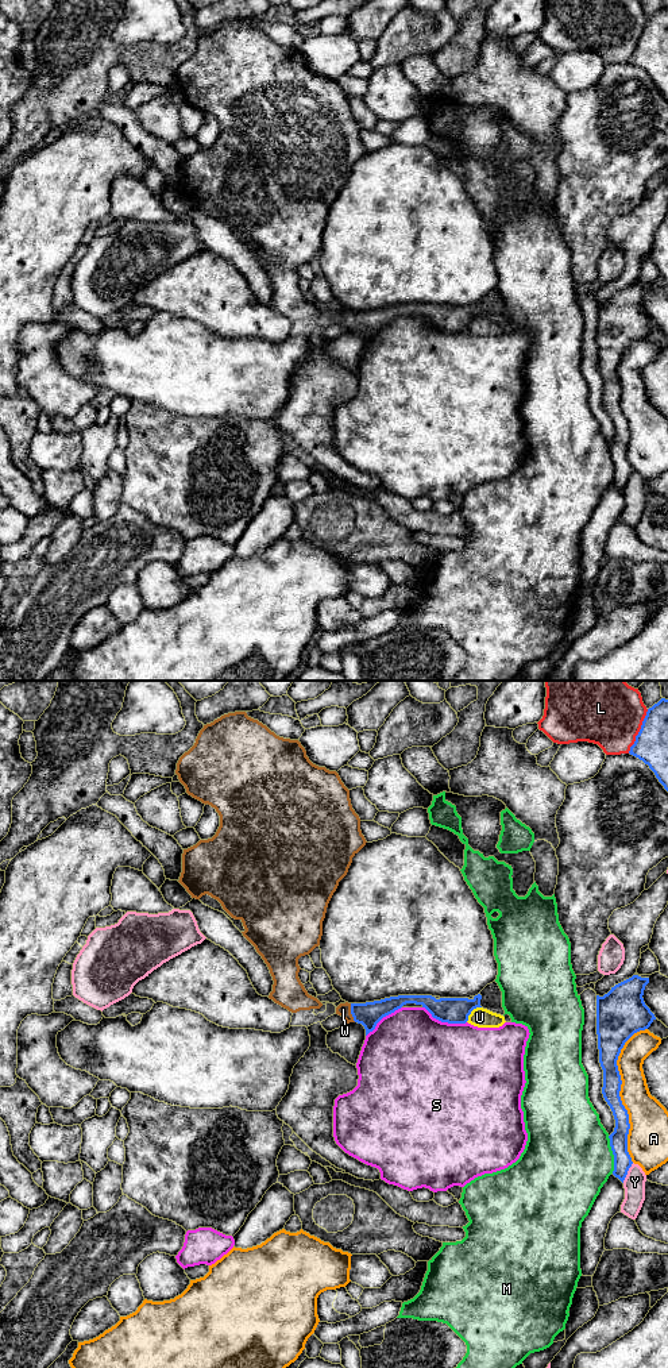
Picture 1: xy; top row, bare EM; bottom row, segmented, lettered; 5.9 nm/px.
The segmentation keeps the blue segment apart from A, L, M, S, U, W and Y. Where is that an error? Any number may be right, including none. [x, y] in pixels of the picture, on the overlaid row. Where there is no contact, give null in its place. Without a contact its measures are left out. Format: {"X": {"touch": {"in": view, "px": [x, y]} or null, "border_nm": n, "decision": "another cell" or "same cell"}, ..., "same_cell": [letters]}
{"A": {"touch": {"in": "xy", "px": [620, 1090]}, "border_nm": 800, "decision": "another cell"}, "L": {"touch": {"in": "xy", "px": [640, 731]}, "border_nm": 300, "decision": "another cell"}, "M": {"touch": {"in": "xy", "px": [613, 1153]}, "border_nm": 220, "decision": "another cell"}, "S": {"touch": {"in": "xy", "px": [444, 1021]}, "border_nm": 280, "decision": "another cell"}, "U": {"touch": {"in": "xy", "px": [471, 1010]}, "border_nm": 130, "decision": "another cell"}, "W": {"touch": {"in": "xy", "px": [351, 1013]}, "border_nm": 120, "decision": "same cell"}, "Y": {"touch": {"in": "xy", "px": [626, 1172]}, "border_nm": 140, "decision": "another cell"}, "same_cell": ["W"]}

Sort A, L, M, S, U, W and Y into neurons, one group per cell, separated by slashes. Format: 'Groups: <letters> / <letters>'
Groups: A / L / M / S / U / W / Y

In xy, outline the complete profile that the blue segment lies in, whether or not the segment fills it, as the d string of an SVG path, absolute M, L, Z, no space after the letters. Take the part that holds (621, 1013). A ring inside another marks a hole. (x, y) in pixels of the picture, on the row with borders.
M633 975L611 987L603 997L596 995L598 1049L603 1070L602 1094L615 1120L614 1132L609 1136L614 1155L613 1175L622 1183L633 1161L628 1152L630 1124L619 1097L622 1080L617 1060L625 1043L634 1033L648 1029L656 1020L642 998L648 983L649 978Z

